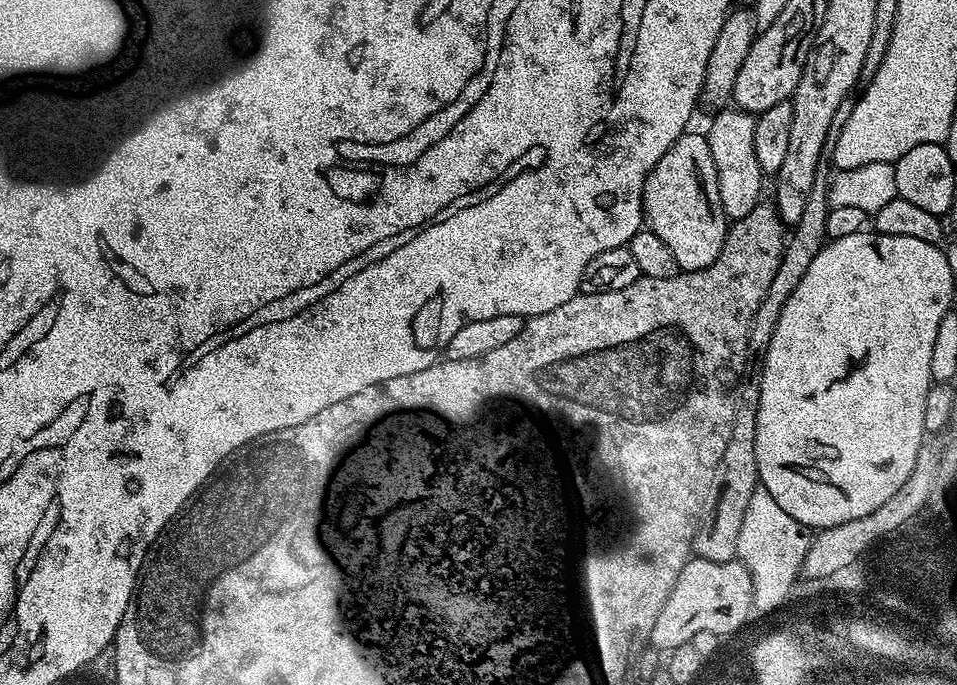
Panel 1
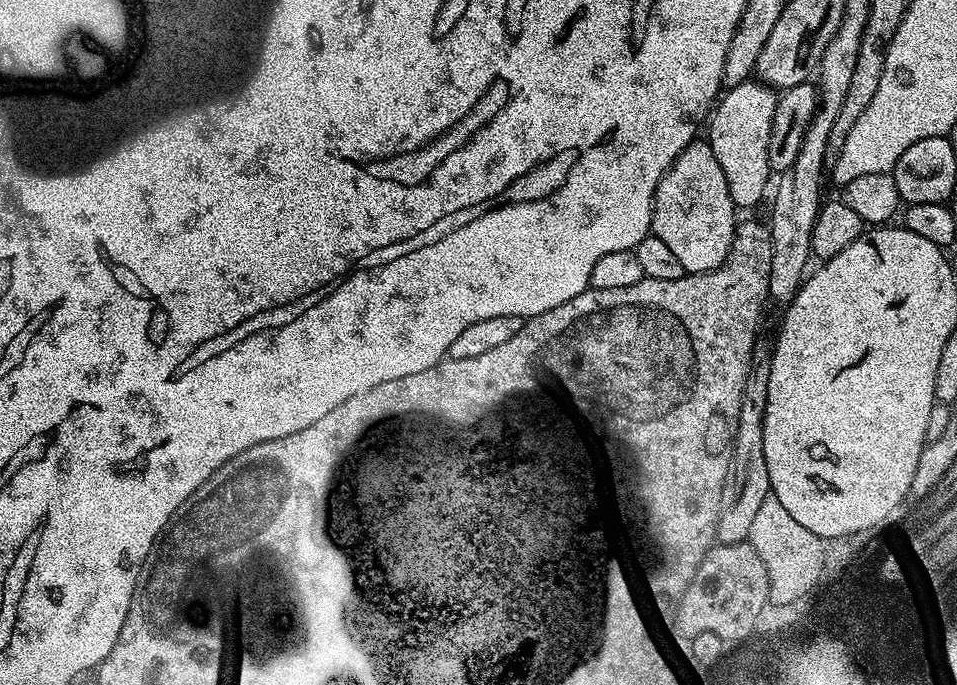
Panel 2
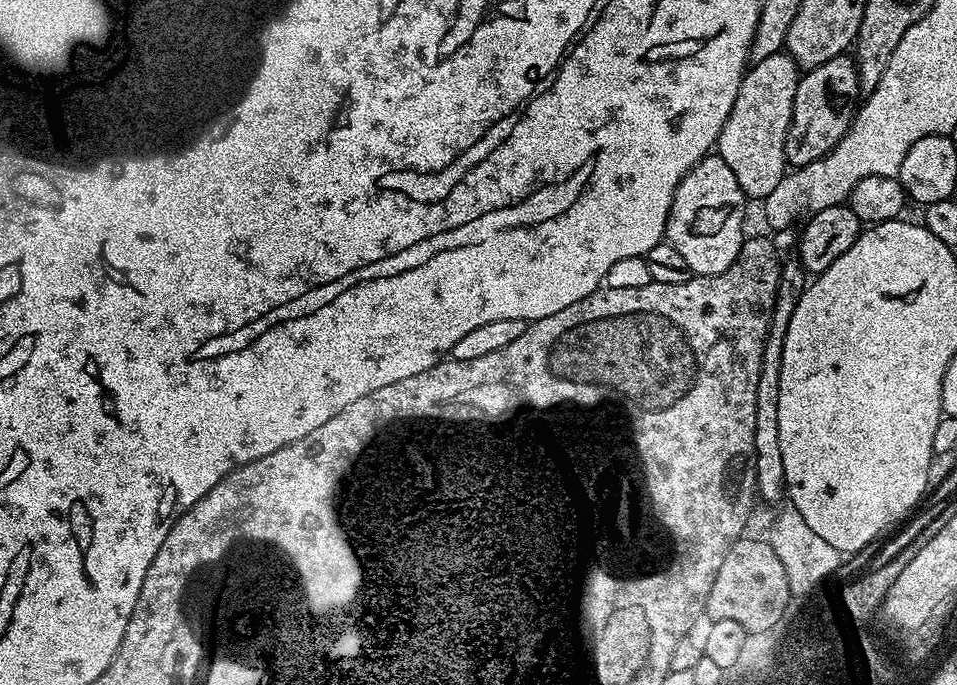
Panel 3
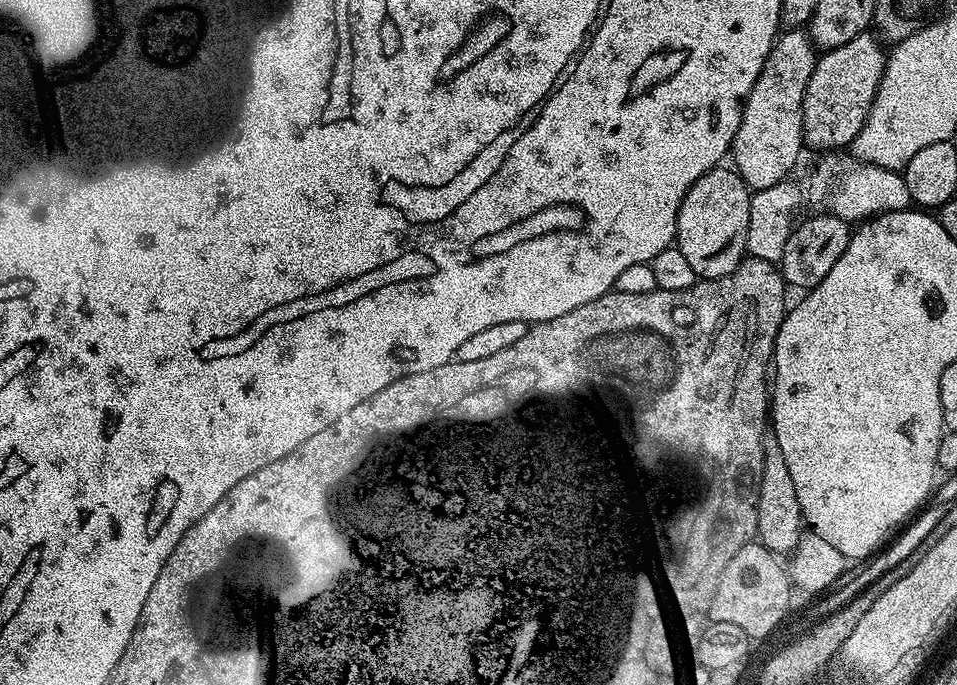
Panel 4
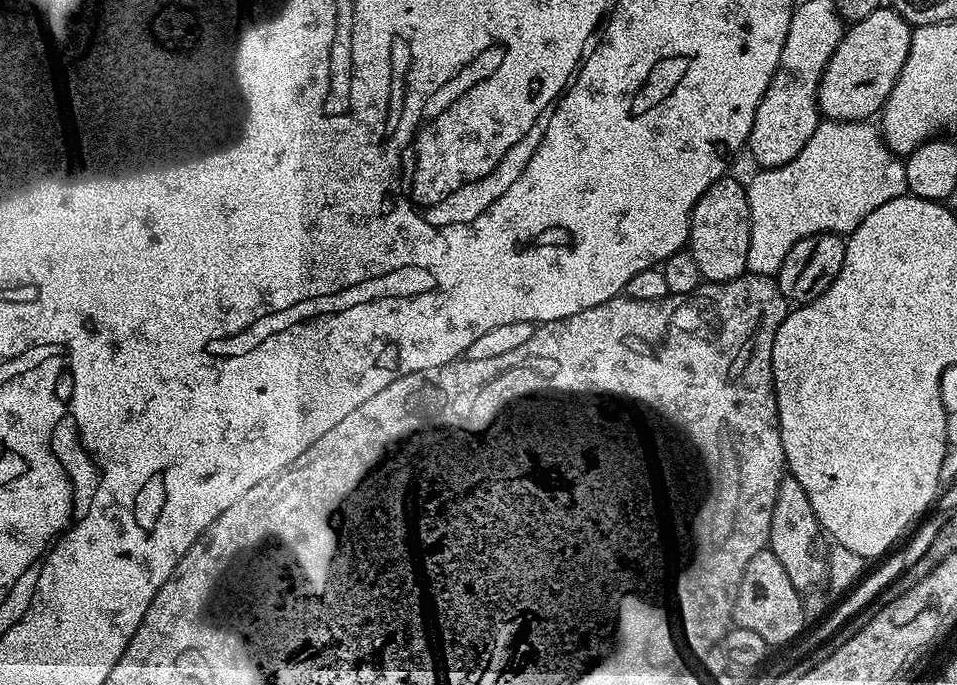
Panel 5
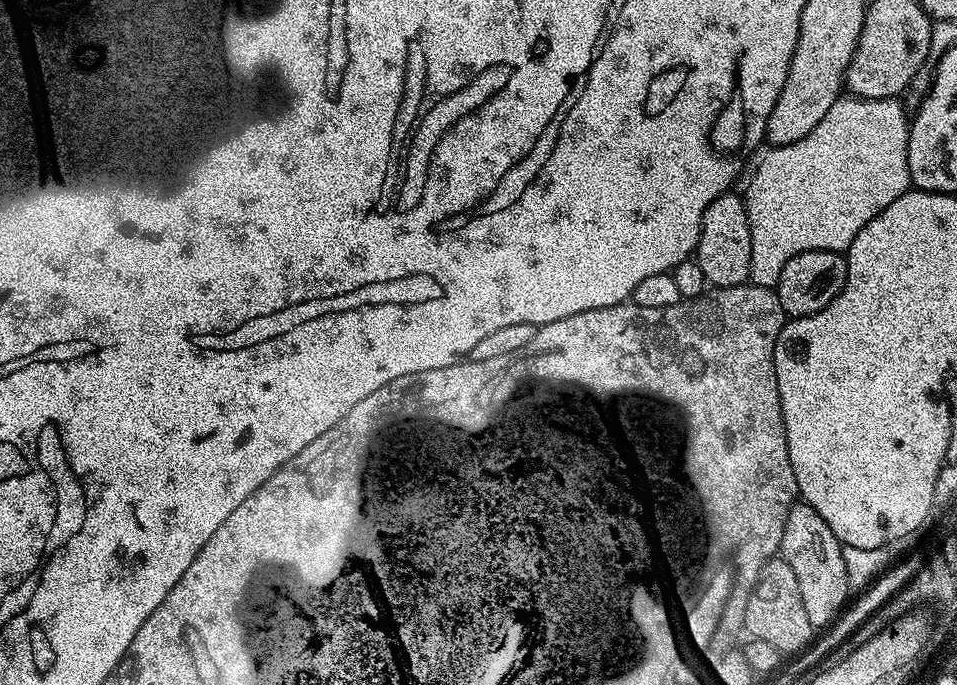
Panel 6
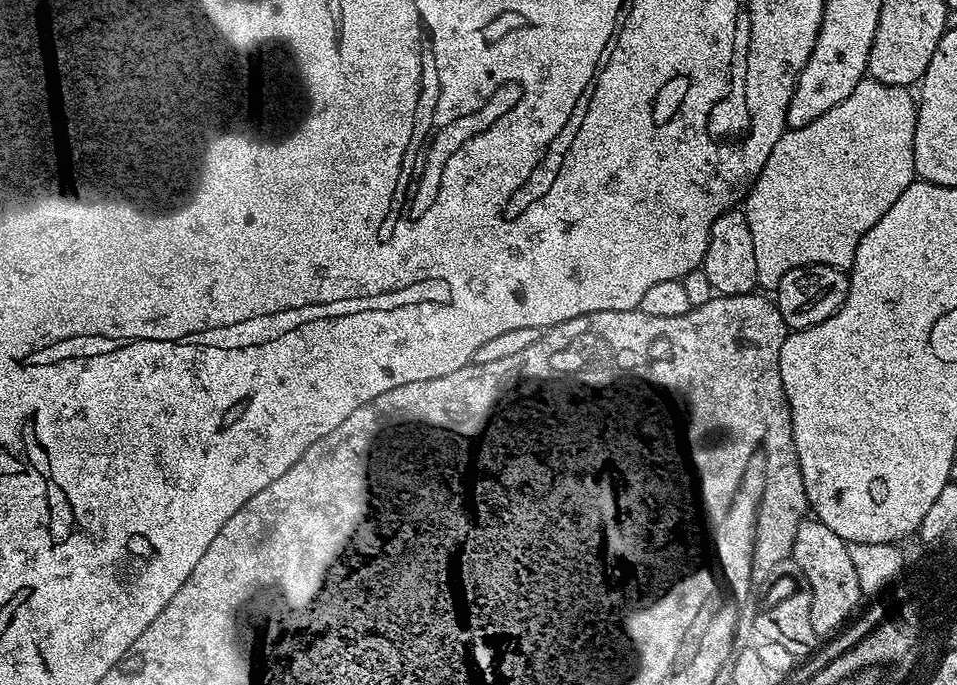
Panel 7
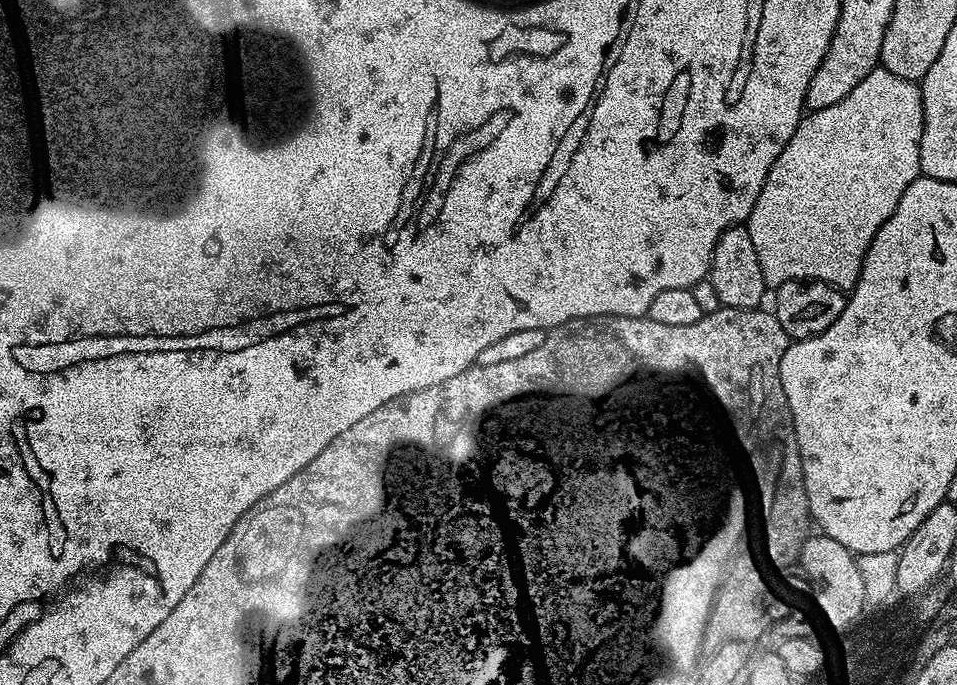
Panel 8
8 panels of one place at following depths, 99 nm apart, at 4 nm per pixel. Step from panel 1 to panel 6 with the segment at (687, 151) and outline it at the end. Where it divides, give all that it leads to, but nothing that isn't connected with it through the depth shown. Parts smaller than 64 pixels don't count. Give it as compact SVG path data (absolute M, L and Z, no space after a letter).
M729 190L721 194L718 198L714 198L714 202L710 202L710 206L706 210L706 214L702 218L702 230L700 231L700 241L696 247L694 258L698 262L698 266L702 266L702 274L706 274L709 285L717 288L729 288L730 286L738 286L739 284L747 284L750 280L750 222L748 221L748 211L744 205L744 196L738 194L735 196L735 191Z

